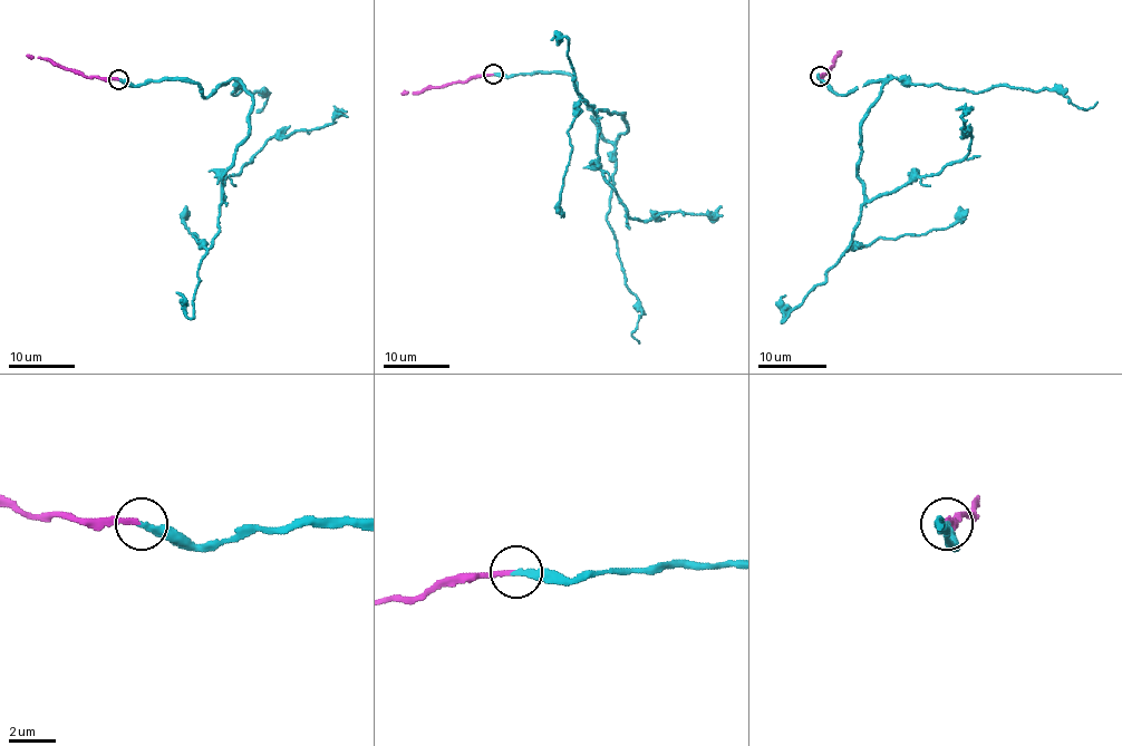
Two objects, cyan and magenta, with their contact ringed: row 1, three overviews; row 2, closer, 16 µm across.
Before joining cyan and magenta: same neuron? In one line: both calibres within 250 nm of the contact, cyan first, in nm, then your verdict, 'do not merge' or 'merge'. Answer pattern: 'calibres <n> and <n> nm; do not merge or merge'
calibres 280 and 200 nm; merge

